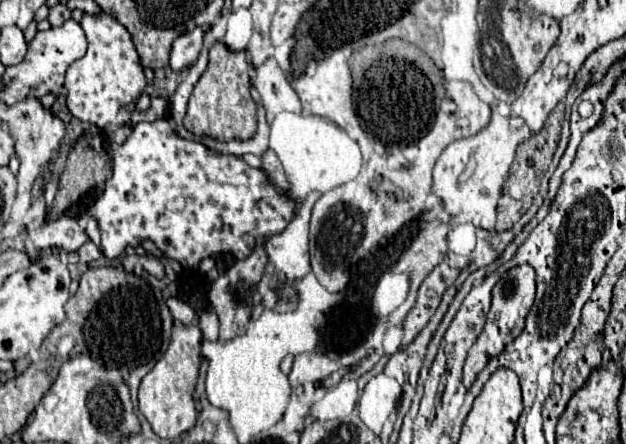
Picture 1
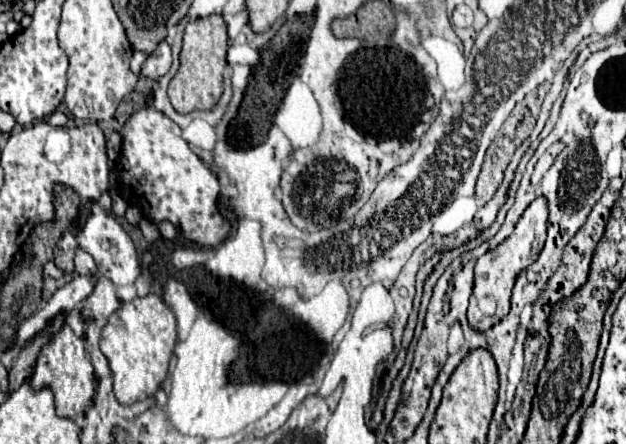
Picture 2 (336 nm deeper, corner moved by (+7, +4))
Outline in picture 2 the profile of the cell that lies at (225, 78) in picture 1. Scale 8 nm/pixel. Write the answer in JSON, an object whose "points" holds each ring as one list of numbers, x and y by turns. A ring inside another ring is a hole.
{"points":[[220,15,200,17,186,25,182,51,180,51,180,69,168,85,168,97,178,113,190,113,196,109,204,111,216,105,216,101,222,95,226,51,228,51,228,33,226,33,226,23]]}

